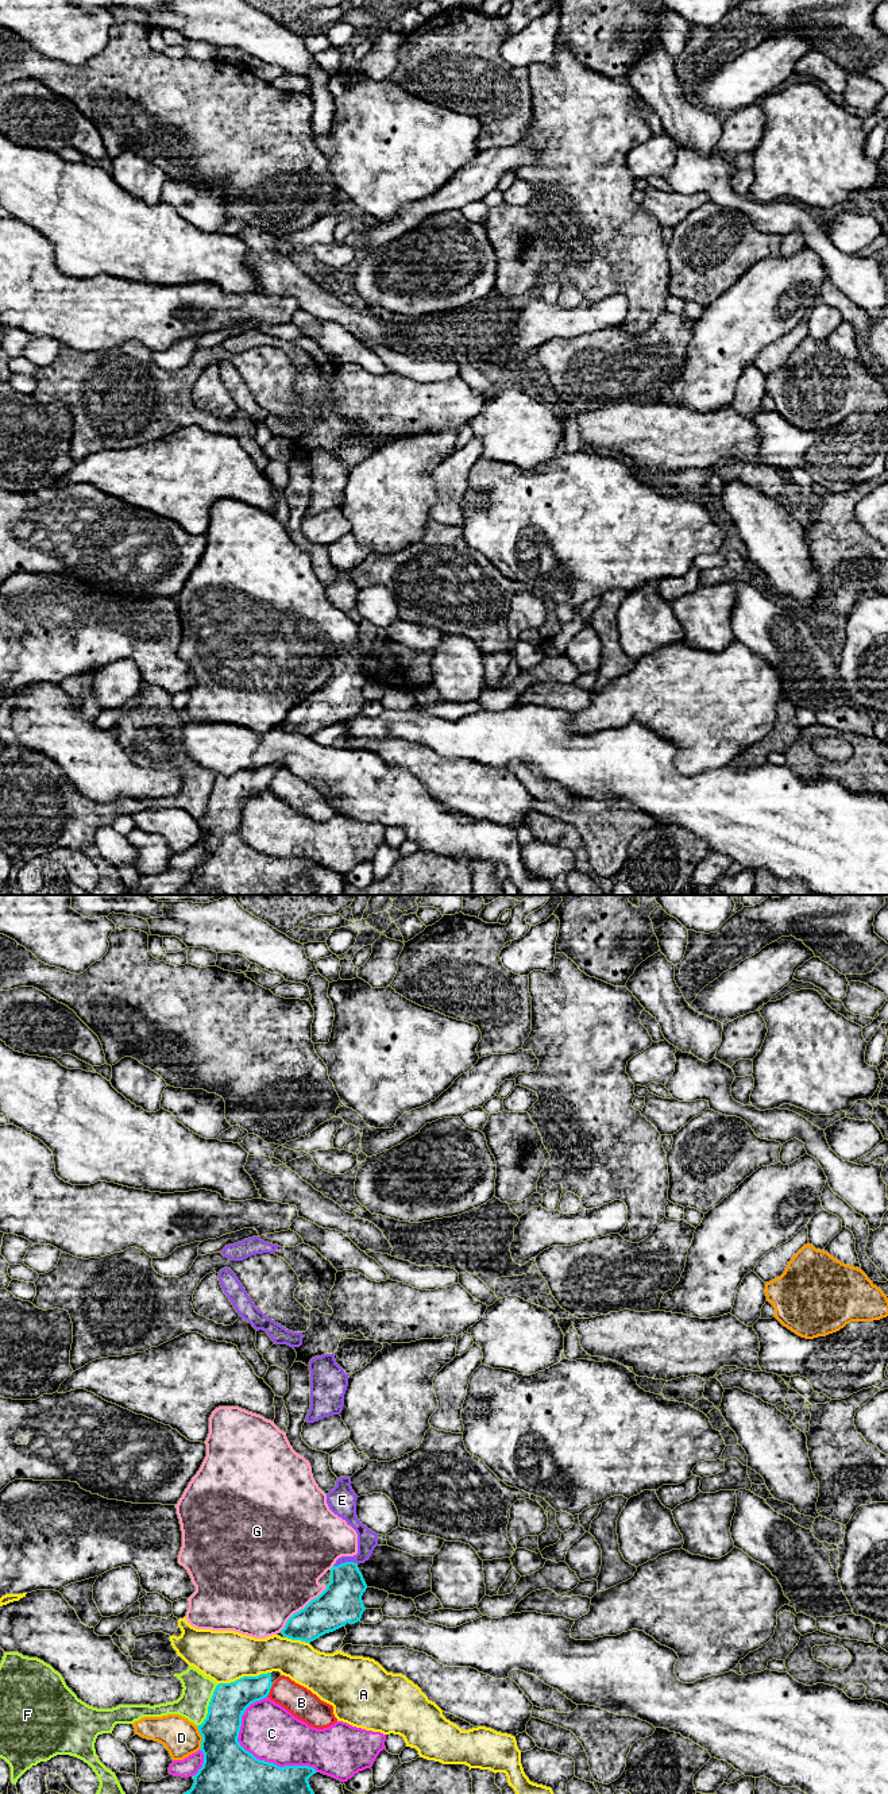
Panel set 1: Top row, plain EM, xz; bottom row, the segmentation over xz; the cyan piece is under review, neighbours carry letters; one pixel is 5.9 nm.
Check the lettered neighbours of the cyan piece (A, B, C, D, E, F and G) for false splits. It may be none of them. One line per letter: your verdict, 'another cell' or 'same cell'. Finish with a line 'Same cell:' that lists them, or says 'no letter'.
A: another cell
B: another cell
C: another cell
D: another cell
E: same cell
F: another cell
G: another cell
Same cell: E

